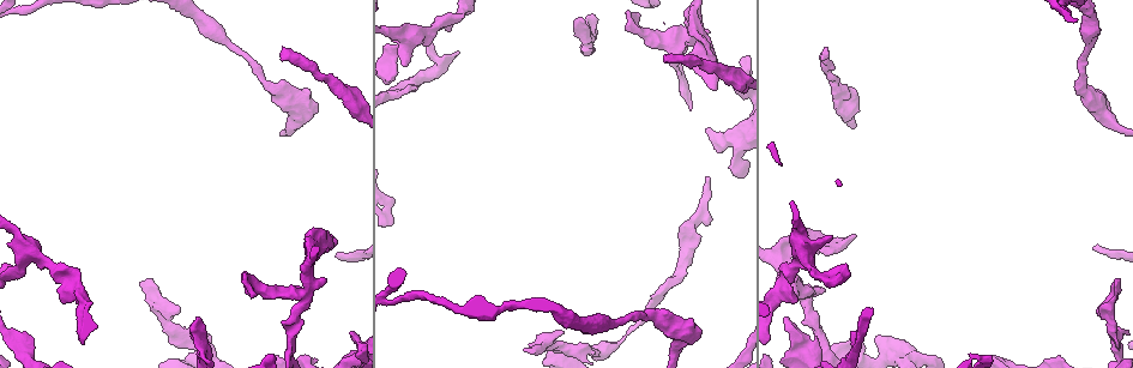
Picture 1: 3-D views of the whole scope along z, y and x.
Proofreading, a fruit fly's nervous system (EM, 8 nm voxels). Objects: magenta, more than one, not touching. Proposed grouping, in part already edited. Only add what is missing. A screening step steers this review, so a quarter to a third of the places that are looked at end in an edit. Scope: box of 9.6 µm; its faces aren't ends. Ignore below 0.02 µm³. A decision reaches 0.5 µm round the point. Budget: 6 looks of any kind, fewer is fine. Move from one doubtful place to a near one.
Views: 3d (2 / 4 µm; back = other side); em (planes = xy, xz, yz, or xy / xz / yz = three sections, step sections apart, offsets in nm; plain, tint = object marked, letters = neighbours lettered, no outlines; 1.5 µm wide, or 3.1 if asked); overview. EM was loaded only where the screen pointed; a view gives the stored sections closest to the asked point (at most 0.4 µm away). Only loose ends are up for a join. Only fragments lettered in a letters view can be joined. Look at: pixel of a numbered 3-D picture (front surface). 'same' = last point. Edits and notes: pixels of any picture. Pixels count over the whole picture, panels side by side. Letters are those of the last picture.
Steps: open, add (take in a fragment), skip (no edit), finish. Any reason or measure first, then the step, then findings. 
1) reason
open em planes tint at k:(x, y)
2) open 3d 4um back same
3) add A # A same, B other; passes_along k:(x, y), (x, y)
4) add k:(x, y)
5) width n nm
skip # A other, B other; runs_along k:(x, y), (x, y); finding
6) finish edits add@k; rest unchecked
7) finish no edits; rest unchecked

free end
open 3d 2um at 1:(584, 23)

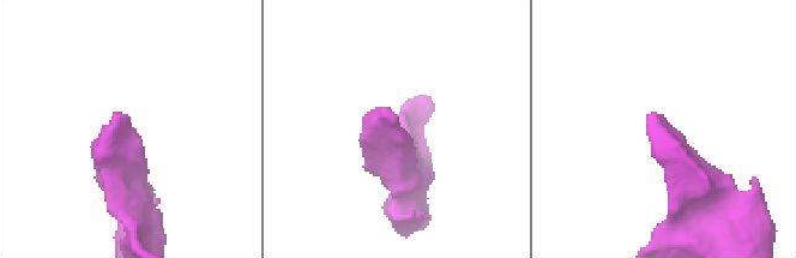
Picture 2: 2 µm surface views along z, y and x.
need the tissue
open em xy step 8 letters at 2:(661, 117)

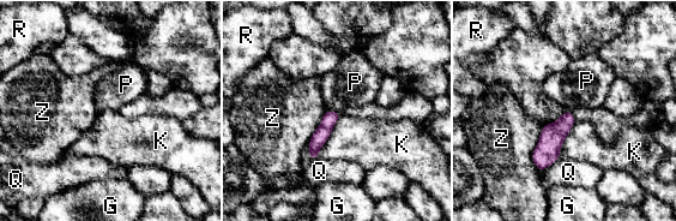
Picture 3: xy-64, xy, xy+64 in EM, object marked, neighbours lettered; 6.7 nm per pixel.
skip # G other, K other, P other, Q other, R other, Z other; border 3:(326, 108), (339, 114); no lettered fragment goes on from it

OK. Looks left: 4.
free end
open em planes letters at 1:(283, 49)

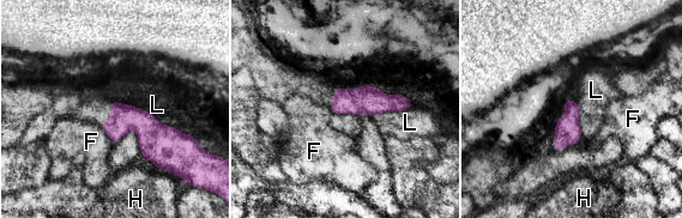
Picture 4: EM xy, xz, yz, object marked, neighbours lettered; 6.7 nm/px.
skip # F other, H other, L other; border 4:(128, 103), (194, 137); none of them fits

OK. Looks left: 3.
end of a long branch
open 3d 2um at 1:(141, 280)

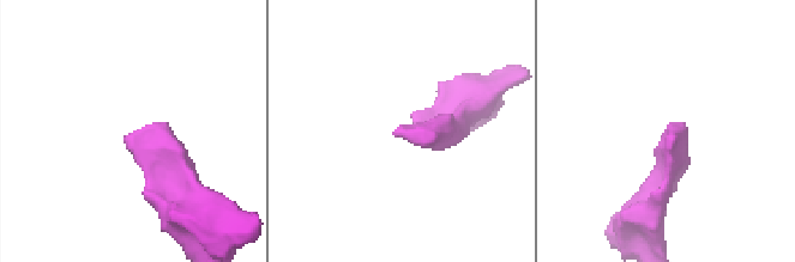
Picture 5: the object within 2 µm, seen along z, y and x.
open em planes letters at 5:(667, 132)

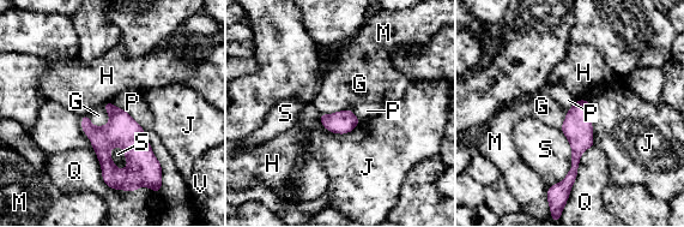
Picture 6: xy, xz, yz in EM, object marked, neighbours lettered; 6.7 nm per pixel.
skip # G other, H other, J other, M other, P other, Q other, S other, V other; runs_along 6:(583, 102), (574, 171), (564, 184); no lettered fragment goes on from it

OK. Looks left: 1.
finish no edits; rest unchecked

